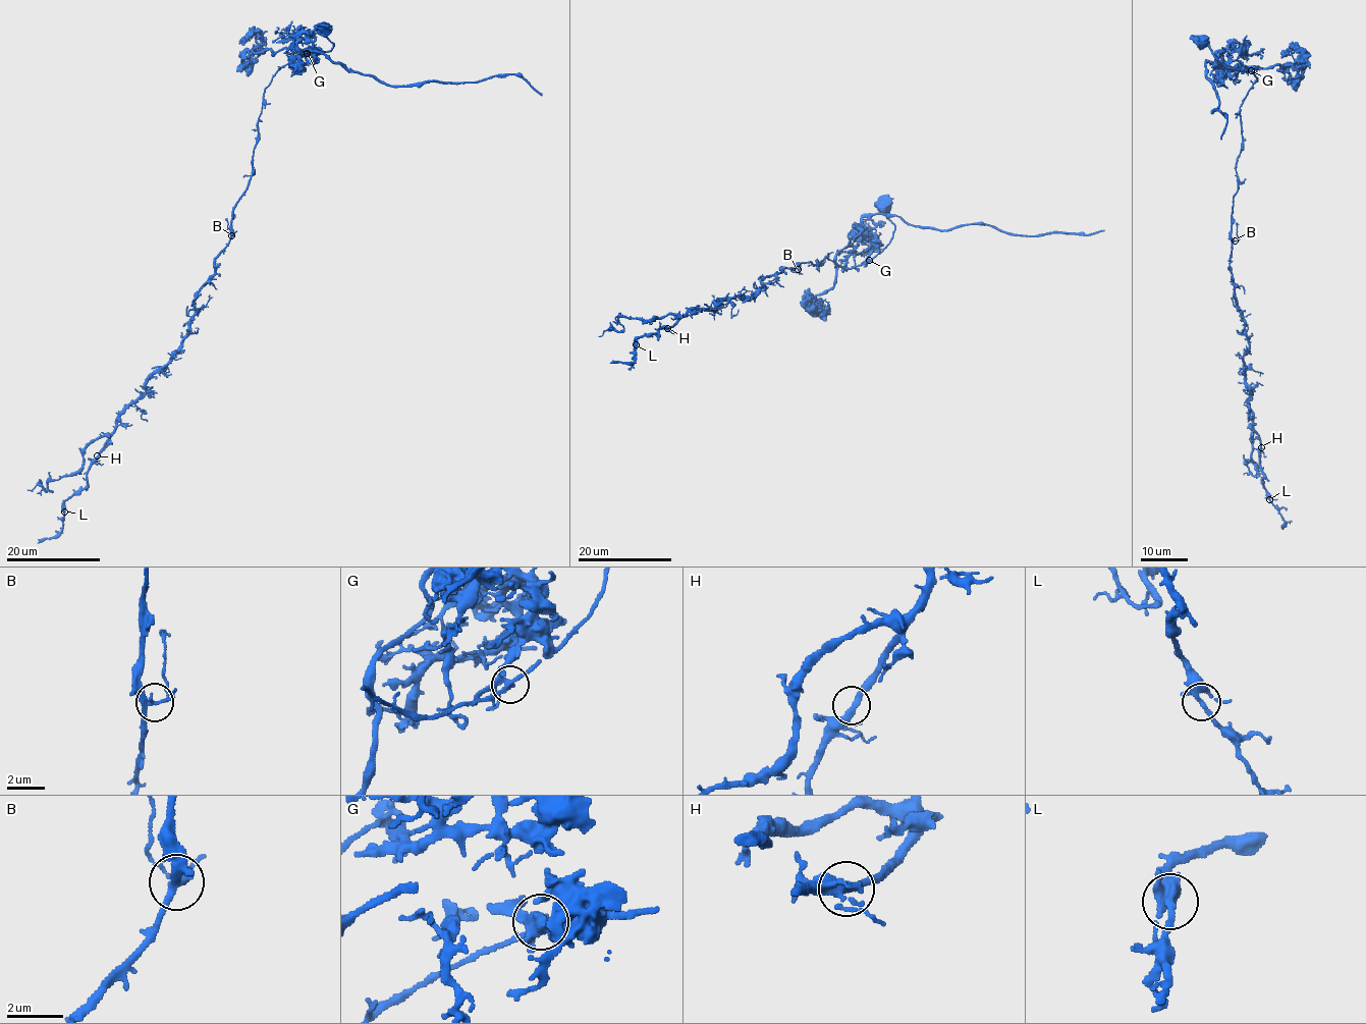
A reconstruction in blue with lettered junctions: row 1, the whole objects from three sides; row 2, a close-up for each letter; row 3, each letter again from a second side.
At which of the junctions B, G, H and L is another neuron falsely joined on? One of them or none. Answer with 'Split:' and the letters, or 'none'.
Split: G

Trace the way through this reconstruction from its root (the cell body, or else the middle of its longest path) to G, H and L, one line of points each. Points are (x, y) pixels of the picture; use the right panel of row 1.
G: (1236, 192), (1236, 163), (1242, 147), (1240, 107), (1256, 81), (1251, 70)
H: (1236, 192), (1230, 271), (1236, 308), (1249, 341), (1243, 372), (1246, 382), (1253, 388), (1249, 409), (1261, 447)
L: (1236, 192), (1230, 271), (1249, 341), (1243, 372), (1253, 388), (1249, 409), (1269, 499)

